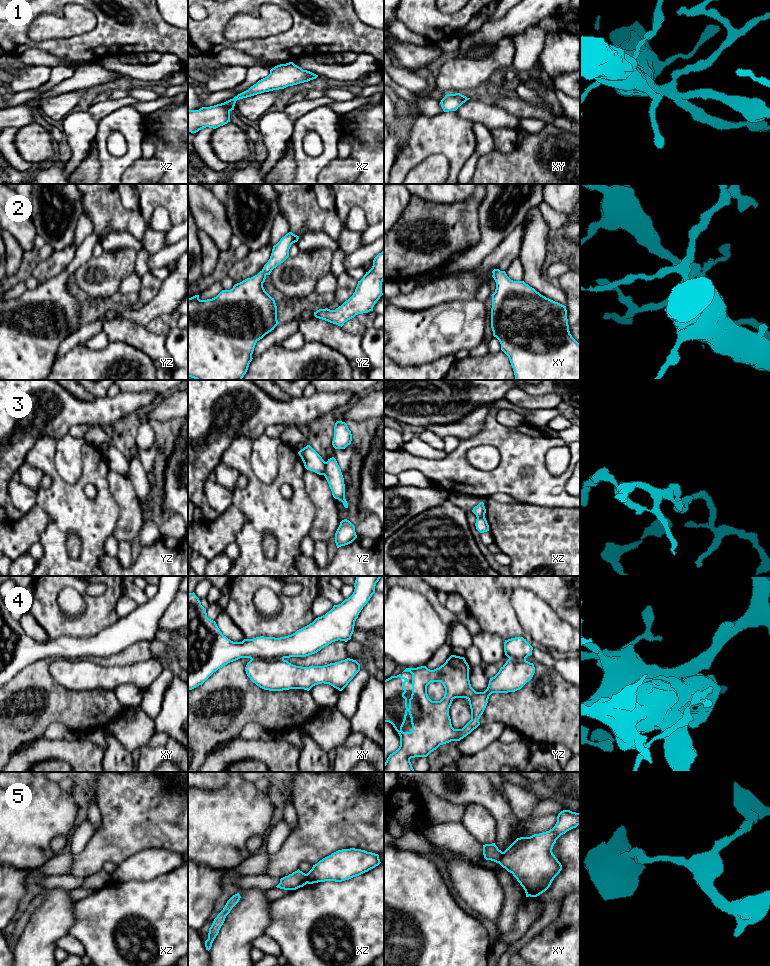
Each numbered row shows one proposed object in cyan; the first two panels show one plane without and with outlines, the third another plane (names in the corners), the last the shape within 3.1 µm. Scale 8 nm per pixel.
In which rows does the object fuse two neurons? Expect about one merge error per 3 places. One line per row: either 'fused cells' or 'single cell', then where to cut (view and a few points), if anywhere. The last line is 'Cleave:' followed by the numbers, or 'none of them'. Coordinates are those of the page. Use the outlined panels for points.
1: single cell; no cut
2: single cell; no cut
3: fused cells; cut in yz along (326, 462), (323, 474)
4: fused cells; cut in xy along (251, 658), (283, 659)
5: fused cells; cut in xy along (503, 852), (498, 862)
Cleave: 3, 4, 5

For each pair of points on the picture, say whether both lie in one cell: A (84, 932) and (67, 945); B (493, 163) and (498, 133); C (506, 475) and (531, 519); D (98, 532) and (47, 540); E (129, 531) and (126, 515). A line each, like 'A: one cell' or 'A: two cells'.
A: two cells
B: two cells
C: two cells
D: one cell
E: one cell

